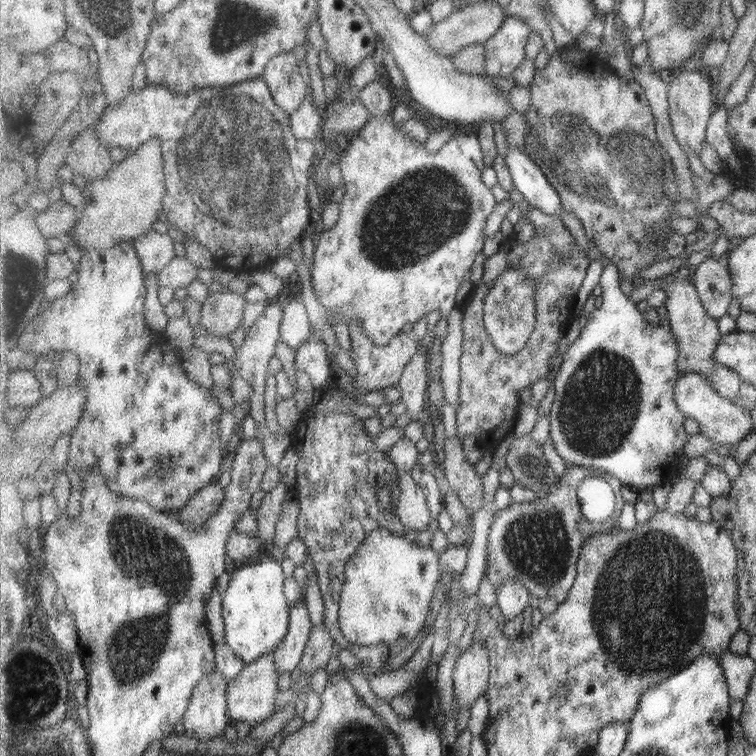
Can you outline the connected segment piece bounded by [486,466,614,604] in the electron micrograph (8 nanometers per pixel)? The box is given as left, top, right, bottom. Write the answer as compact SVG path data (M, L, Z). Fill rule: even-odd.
M569 466L560 480L560 485L548 495L543 495L542 498L531 503L513 504L501 511L497 510L495 523L489 532L489 556L486 570L487 578L496 590L504 584L505 580L517 580L539 600L554 597L557 604L561 604L569 597L572 588L576 585L580 552L585 542L597 533L613 531L613 520L605 523L592 522L583 515L578 489L583 480L586 480L592 473L583 466Z

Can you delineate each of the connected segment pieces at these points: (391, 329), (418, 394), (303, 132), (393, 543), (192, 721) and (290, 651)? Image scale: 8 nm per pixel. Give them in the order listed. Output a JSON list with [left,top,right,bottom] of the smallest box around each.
[[310,112,497,347],[397,352,429,421],[293,98,325,141],[340,530,441,652],[183,669,231,744],[274,604,315,673]]

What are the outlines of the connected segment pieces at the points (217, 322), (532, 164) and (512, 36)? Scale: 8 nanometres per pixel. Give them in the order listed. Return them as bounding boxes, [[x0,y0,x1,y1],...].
[[199,290,247,336],[506,145,565,217],[482,16,531,81]]

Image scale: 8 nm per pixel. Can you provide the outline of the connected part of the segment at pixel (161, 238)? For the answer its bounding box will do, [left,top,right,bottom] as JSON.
[133,230,177,273]

